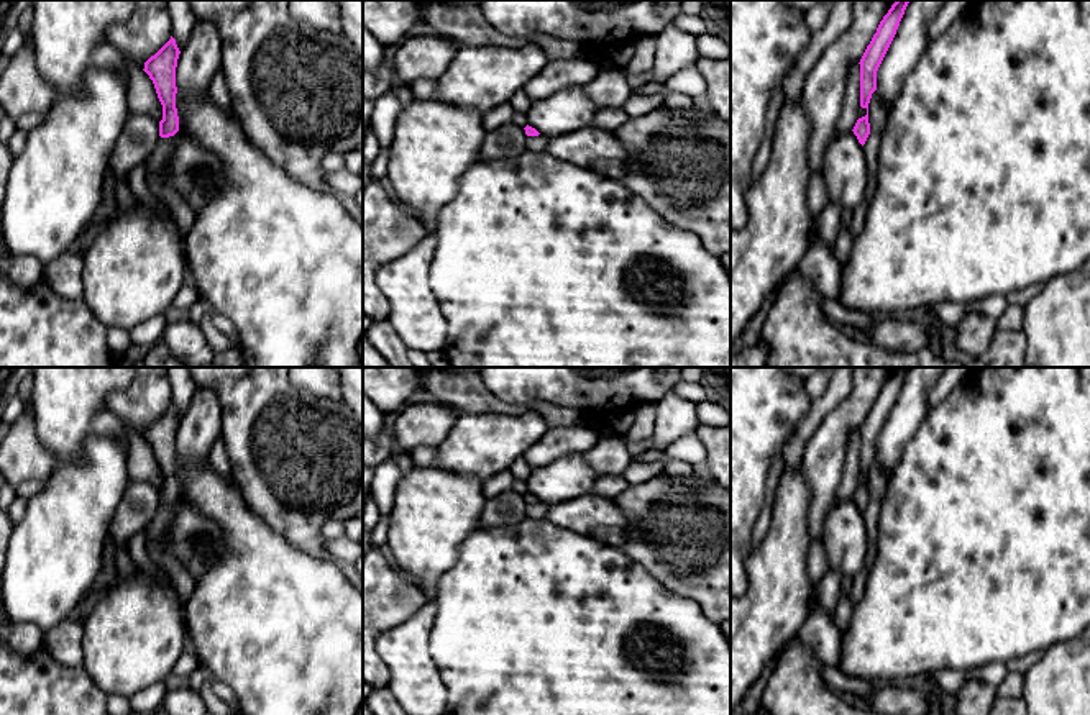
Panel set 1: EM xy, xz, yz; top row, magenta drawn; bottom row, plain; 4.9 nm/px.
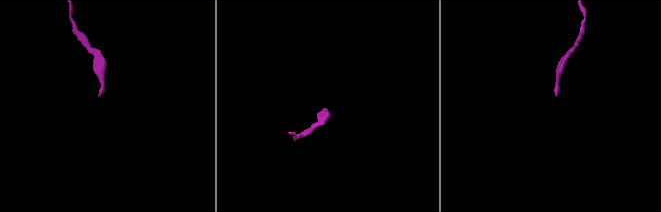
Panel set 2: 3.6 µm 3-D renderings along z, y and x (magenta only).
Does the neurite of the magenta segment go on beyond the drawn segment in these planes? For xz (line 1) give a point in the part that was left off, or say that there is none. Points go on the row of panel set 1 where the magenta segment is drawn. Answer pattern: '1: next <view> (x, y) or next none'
1: next none

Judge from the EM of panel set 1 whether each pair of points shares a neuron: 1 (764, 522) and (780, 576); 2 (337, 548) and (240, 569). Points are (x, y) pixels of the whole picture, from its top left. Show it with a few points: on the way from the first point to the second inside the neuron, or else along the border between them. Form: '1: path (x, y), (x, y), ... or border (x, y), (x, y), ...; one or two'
1: border (773, 509), (767, 535), (754, 546); two
2: border (325, 556), (337, 563); two

